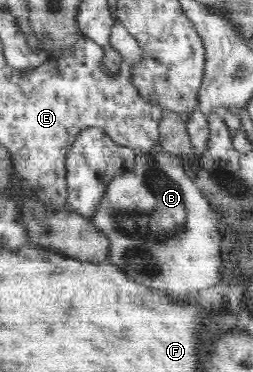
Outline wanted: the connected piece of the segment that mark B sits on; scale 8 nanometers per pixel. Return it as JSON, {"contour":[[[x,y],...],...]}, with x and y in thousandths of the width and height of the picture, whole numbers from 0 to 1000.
{"contour":[[[617,406],[589,419],[581,427],[545,422],[526,460],[435,487],[364,597],[435,645],[431,707],[466,715],[553,766],[628,777],[719,820],[708,809],[743,804],[759,788],[846,772],[877,755],[877,637],[818,530],[727,465],[719,422]]]}

